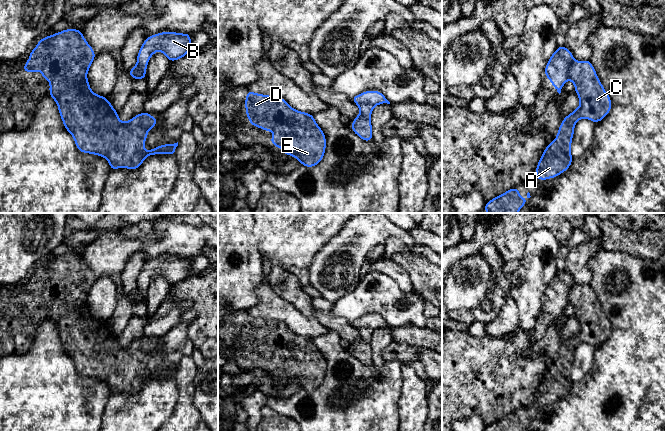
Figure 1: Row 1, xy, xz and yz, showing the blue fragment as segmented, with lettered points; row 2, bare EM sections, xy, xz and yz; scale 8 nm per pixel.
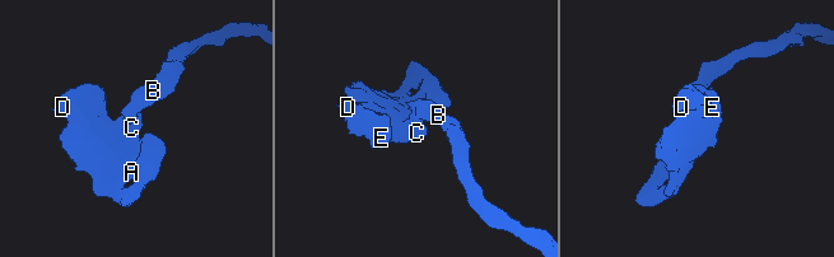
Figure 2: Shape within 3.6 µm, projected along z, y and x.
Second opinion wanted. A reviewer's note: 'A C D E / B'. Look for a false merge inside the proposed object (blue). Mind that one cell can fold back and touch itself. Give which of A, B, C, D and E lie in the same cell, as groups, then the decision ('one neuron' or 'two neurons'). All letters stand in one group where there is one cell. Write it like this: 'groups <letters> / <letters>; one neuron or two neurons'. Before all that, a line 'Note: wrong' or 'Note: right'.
Note: right
groups A C D E / B; two neurons

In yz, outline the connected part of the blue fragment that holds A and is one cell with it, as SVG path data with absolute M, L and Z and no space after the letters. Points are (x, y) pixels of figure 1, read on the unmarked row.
M590 284L574 285L568 293L568 302L575 309L580 330L563 343L556 363L544 374L535 396L536 402L541 405L555 402L570 391L573 384L570 372L576 346L586 342L597 347L611 334L611 323Z

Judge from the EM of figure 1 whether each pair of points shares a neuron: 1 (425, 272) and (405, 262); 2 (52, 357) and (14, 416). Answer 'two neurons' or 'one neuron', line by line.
1: one neuron
2: one neuron

